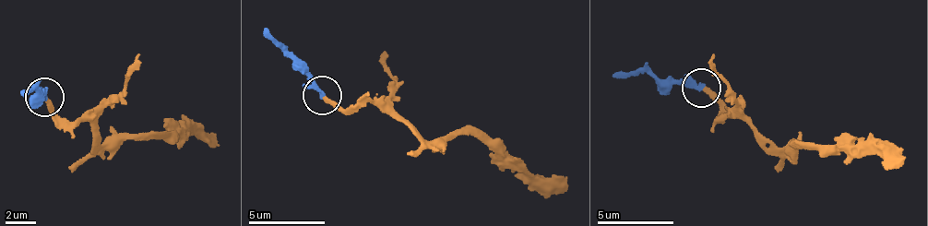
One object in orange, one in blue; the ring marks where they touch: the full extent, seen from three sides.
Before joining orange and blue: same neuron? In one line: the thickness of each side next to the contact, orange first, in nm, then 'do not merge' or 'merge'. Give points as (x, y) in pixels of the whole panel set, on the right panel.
280/260 nm | merge

